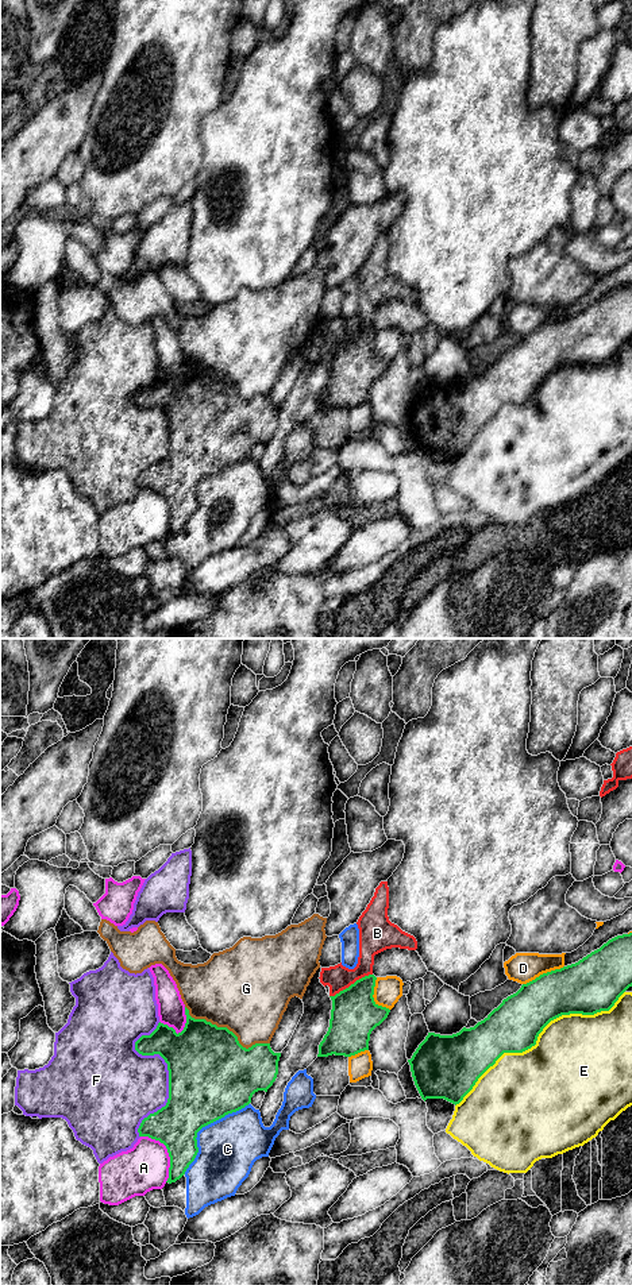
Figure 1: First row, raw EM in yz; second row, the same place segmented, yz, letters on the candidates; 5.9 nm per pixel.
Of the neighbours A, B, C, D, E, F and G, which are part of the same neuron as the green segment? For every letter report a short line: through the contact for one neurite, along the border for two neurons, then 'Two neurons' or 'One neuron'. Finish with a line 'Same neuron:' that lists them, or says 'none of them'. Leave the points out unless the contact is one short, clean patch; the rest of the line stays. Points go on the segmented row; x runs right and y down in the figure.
A: Two neurons
B: Two neurons
C: Two neurons
D: Two neurons
E: Two neurons
F: Two neurons
G: Two neurons
Same neuron: none of them

